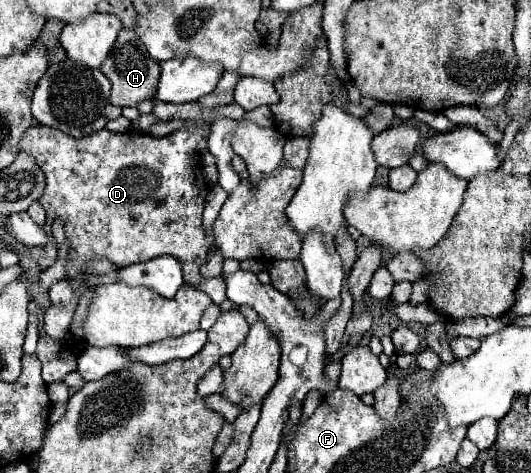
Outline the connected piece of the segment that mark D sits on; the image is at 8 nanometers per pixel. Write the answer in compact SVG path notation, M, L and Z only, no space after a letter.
M185 121L185 129L173 131L165 137L139 135L139 133L113 133L109 129L95 131L93 135L73 139L53 127L35 125L25 131L21 139L21 151L35 157L37 165L45 173L47 185L39 203L53 219L61 219L65 225L65 237L69 243L67 277L83 279L83 273L75 273L73 267L79 261L89 261L93 255L109 259L117 267L127 267L137 261L147 261L159 255L173 255L182 266L199 271L207 259L207 239L201 227L203 203L209 193L209 185L201 175L202 162L197 143L204 138L204 123Z

